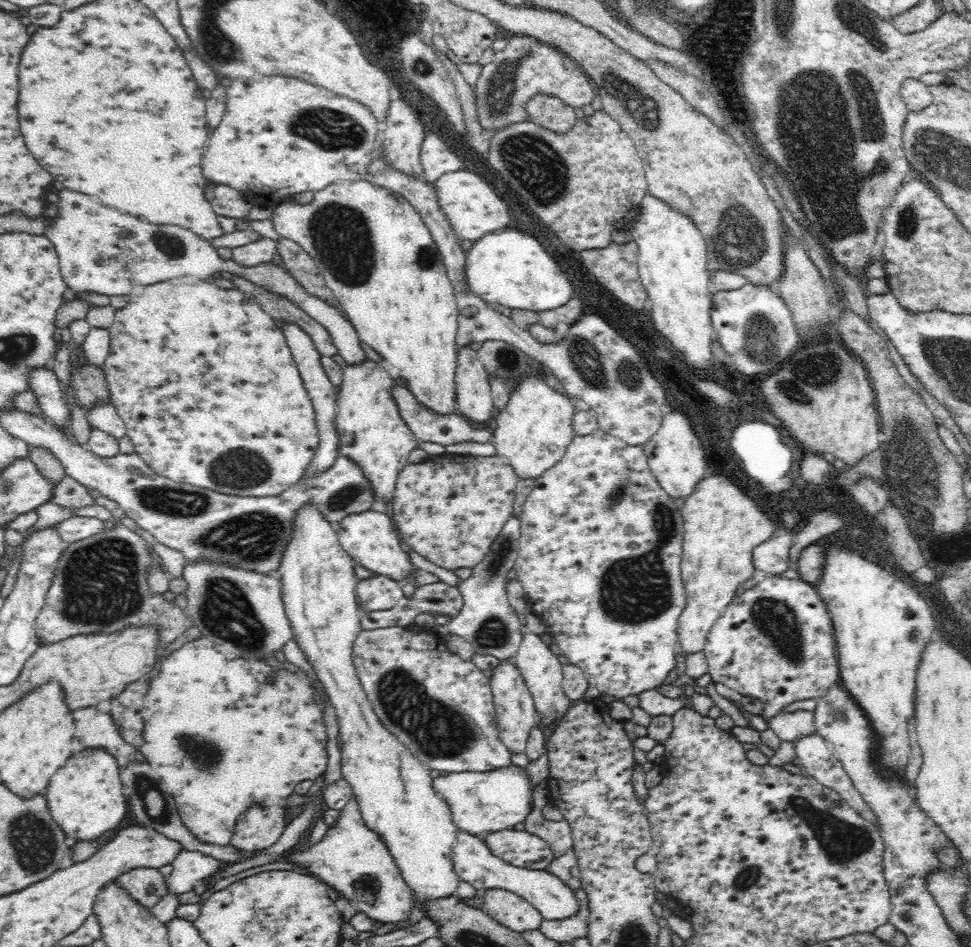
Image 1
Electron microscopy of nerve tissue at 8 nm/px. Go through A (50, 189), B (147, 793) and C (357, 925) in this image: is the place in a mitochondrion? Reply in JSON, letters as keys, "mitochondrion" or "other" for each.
{"A":"other","B":"mitochondrion","C":"other"}

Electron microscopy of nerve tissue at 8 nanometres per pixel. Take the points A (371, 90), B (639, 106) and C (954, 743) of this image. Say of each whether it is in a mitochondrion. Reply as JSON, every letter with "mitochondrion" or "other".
{"A":"other","B":"mitochondrion","C":"other"}

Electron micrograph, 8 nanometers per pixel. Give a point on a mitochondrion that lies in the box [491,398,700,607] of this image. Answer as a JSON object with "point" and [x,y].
{"point":[667,541]}

